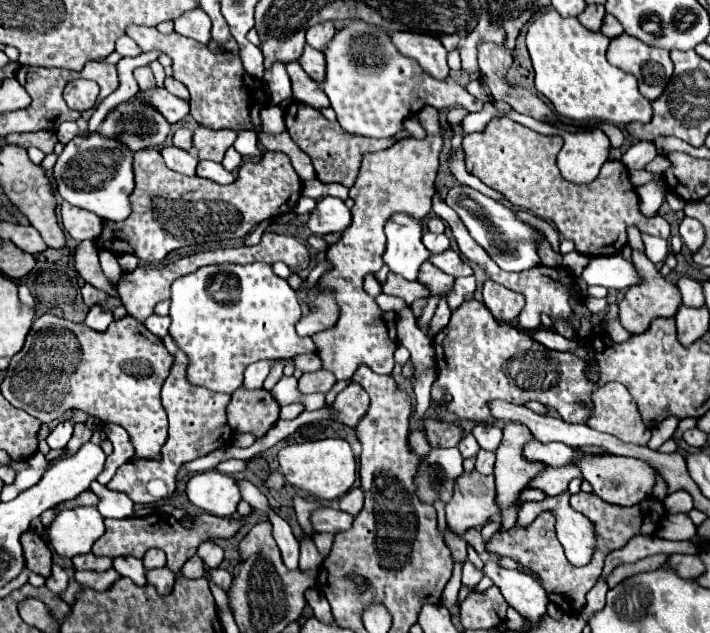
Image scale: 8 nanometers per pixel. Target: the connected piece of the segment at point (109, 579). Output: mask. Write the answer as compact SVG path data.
M109 568L107 572L75 572L75 580L81 584L81 586L87 586L87 588L93 588L93 590L97 590L97 592L105 592L105 590L109 590L113 584L115 584L115 580L119 578L119 574L113 570L113 568Z

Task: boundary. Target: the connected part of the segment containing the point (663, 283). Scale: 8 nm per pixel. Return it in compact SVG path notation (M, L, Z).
M633 250L633 264L635 264L639 276L641 276L641 282L635 284L635 286L631 286L631 288L627 290L627 294L625 294L625 298L619 302L619 308L621 308L619 320L621 320L621 326L623 326L625 330L629 330L631 334L637 334L637 332L643 332L643 330L649 326L649 322L655 320L655 318L661 318L661 316L675 316L677 308L681 306L681 296L679 296L679 292L677 292L675 284L667 282L667 280L659 274L659 270L655 268L655 264L653 264L643 252Z

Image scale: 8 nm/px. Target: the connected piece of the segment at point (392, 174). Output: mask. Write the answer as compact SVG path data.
M427 106L423 110L419 110L415 114L421 122L421 126L425 128L427 136L423 140L415 140L415 138L401 138L395 140L395 144L387 150L381 152L373 152L367 154L363 158L359 176L351 188L351 198L355 202L355 206L351 208L353 214L353 222L347 228L347 232L343 232L341 240L337 244L333 244L327 250L327 262L329 262L329 270L319 278L319 290L321 292L331 292L335 296L335 302L339 306L339 320L335 326L325 328L317 334L313 334L313 342L317 346L317 354L321 358L321 364L325 370L333 372L337 380L349 380L355 372L355 368L359 364L367 364L373 372L377 374L391 374L395 362L393 362L393 352L397 348L397 330L395 312L383 312L377 302L363 290L363 280L367 274L377 274L383 266L383 248L385 248L385 224L387 220L397 214L397 212L407 212L409 216L413 216L415 220L425 220L427 214L431 212L431 200L435 194L435 176L439 170L439 156L441 156L441 148L443 148L443 138L441 138L441 130L439 130L439 116L437 110Z

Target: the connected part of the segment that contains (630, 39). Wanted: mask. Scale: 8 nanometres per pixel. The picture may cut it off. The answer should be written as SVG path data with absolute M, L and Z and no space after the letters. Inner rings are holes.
M625 32L611 38L607 60L613 66L633 74L639 80L639 92L647 100L659 98L673 74L673 62L667 50L647 46L639 38Z

